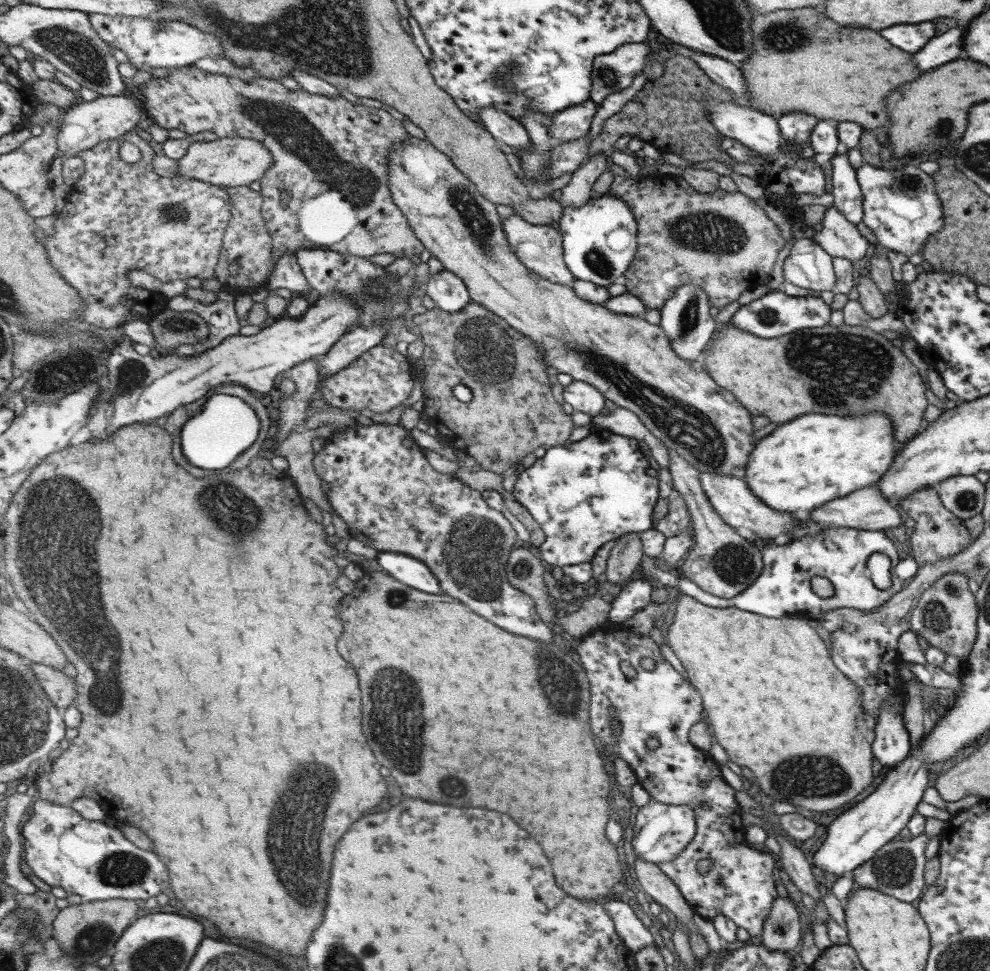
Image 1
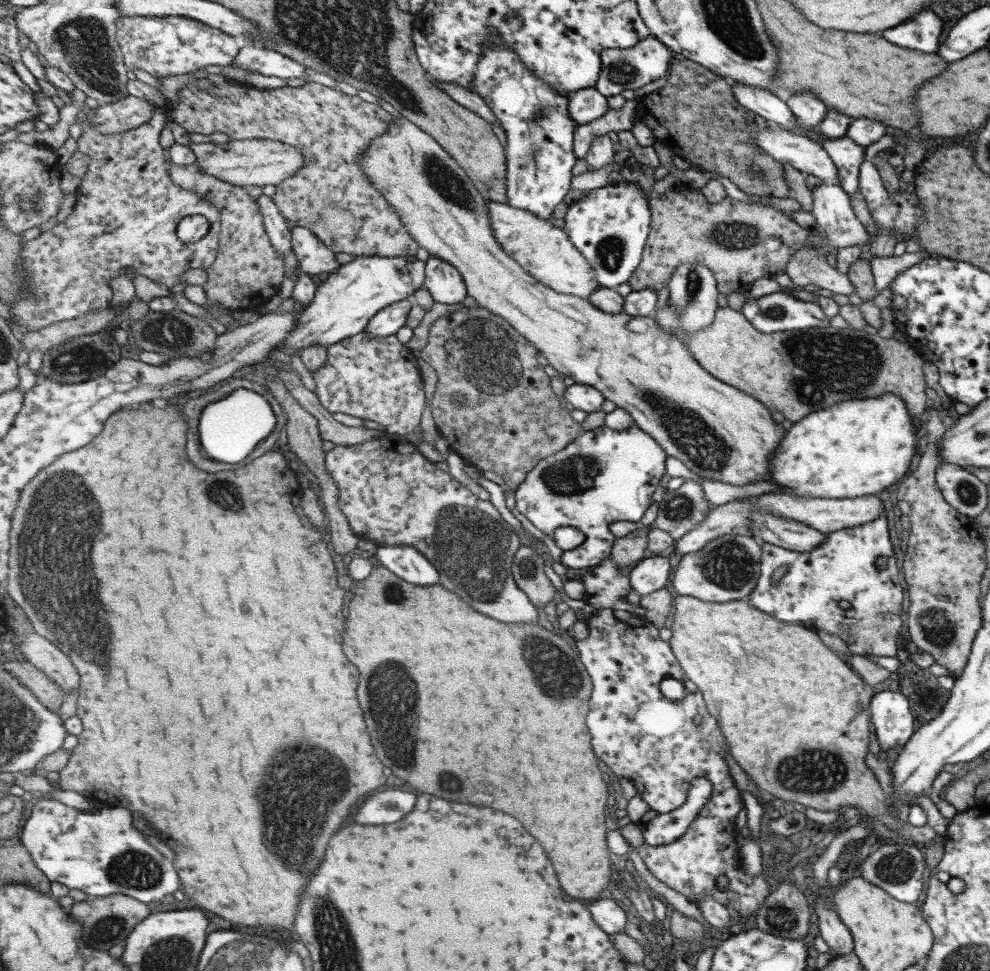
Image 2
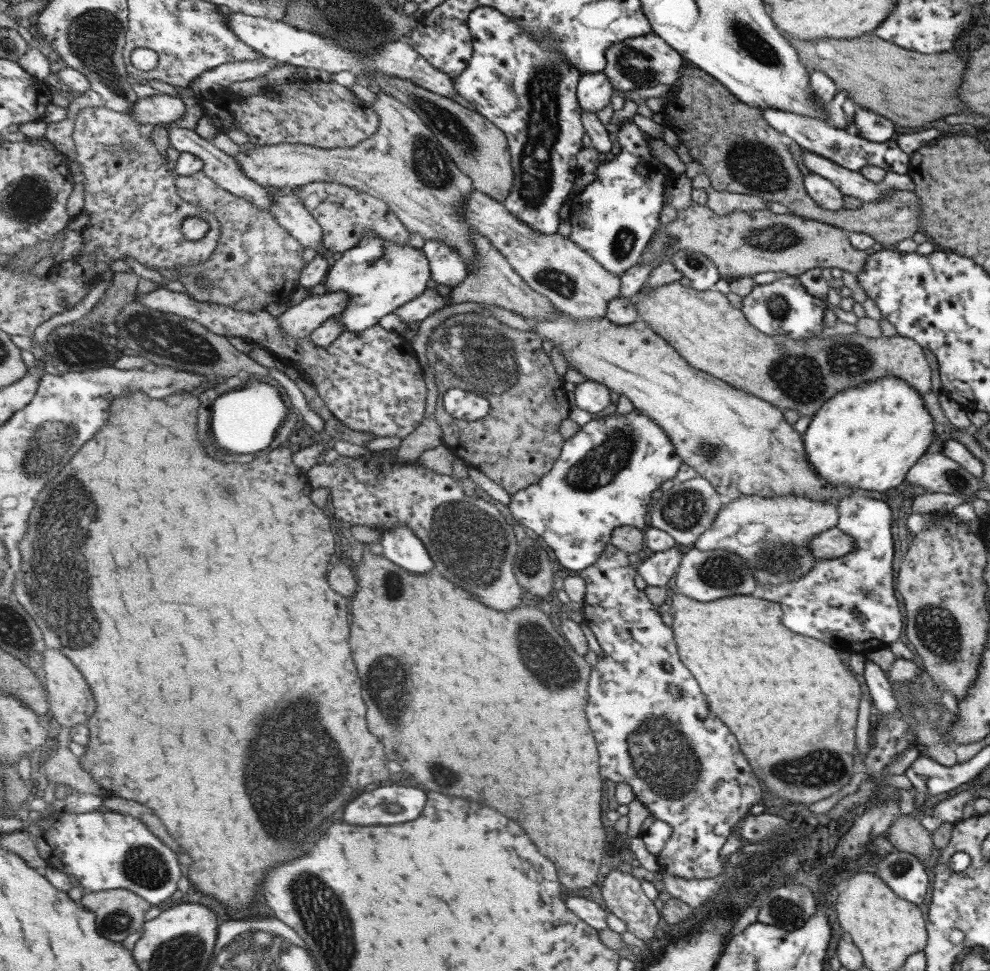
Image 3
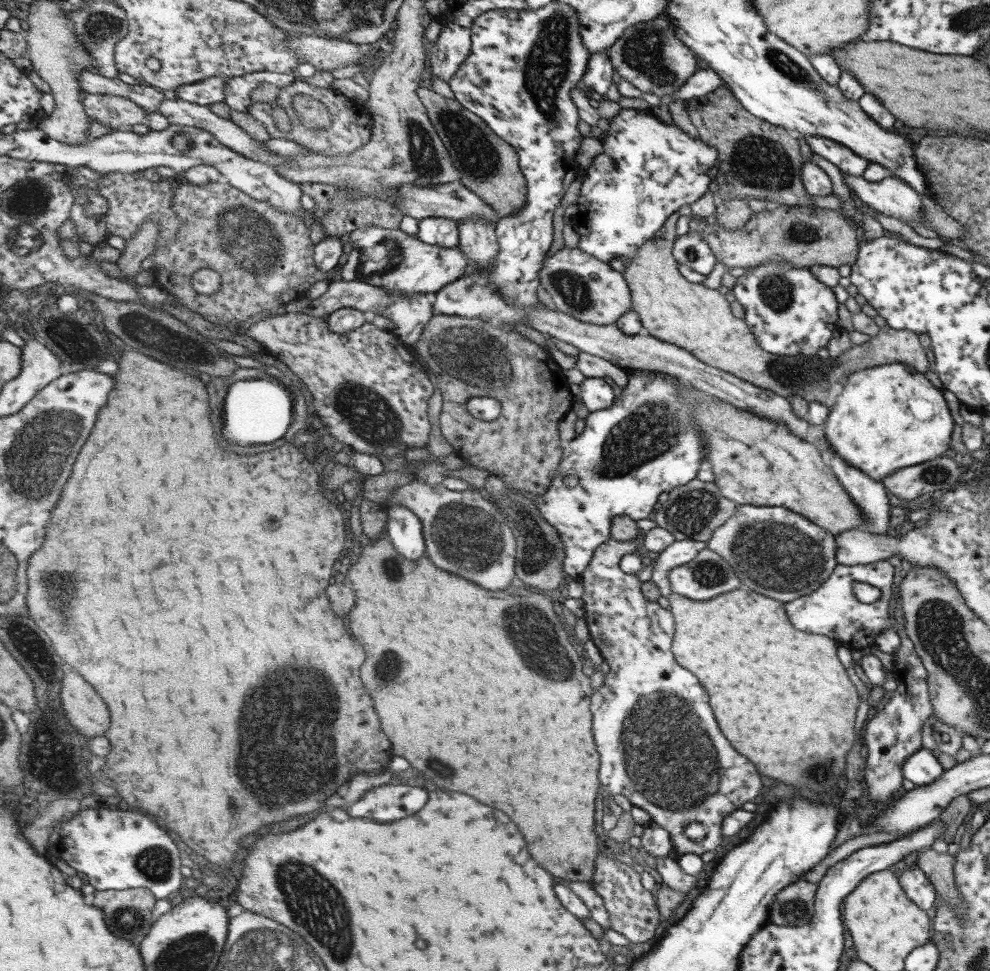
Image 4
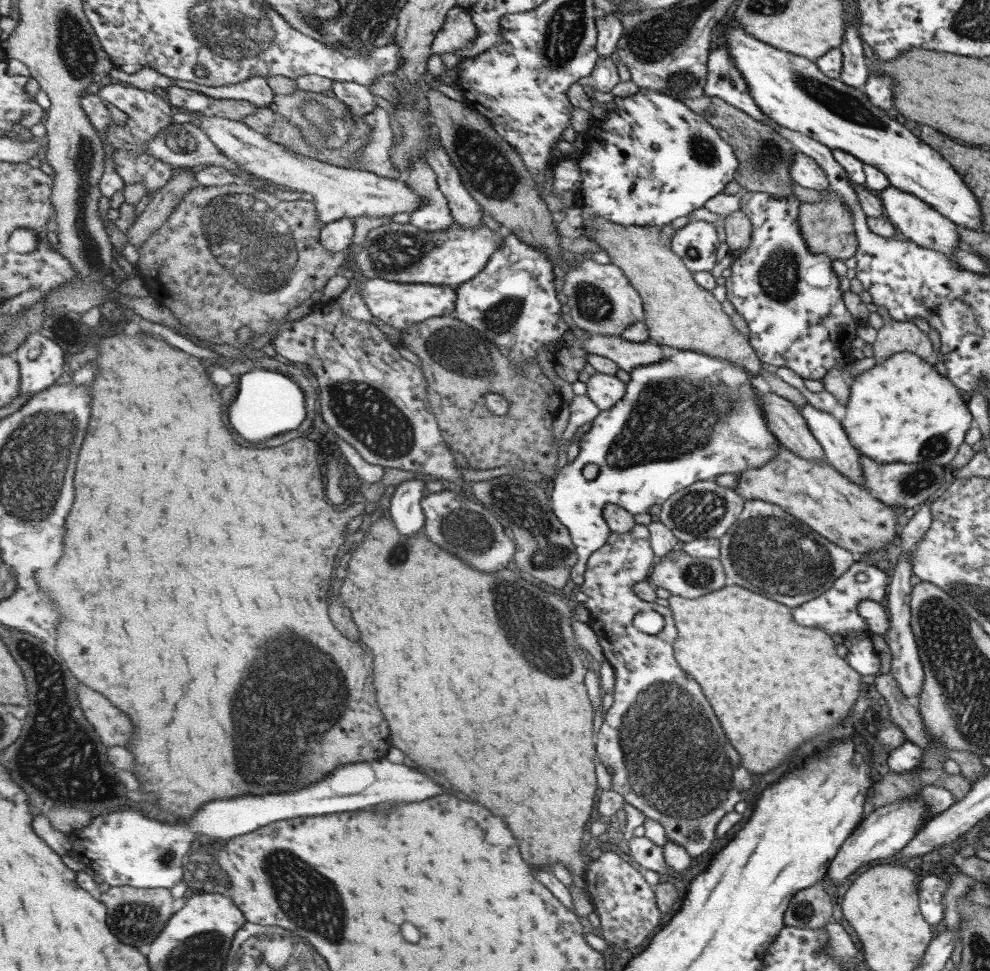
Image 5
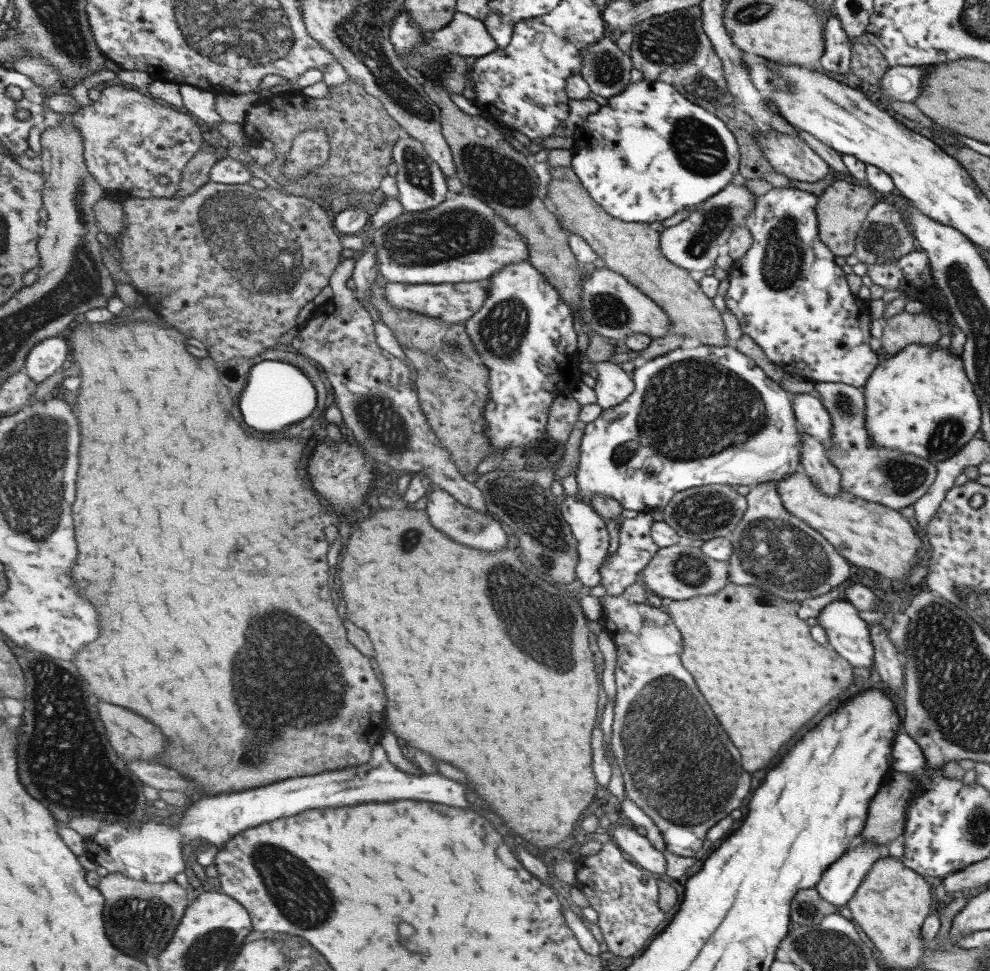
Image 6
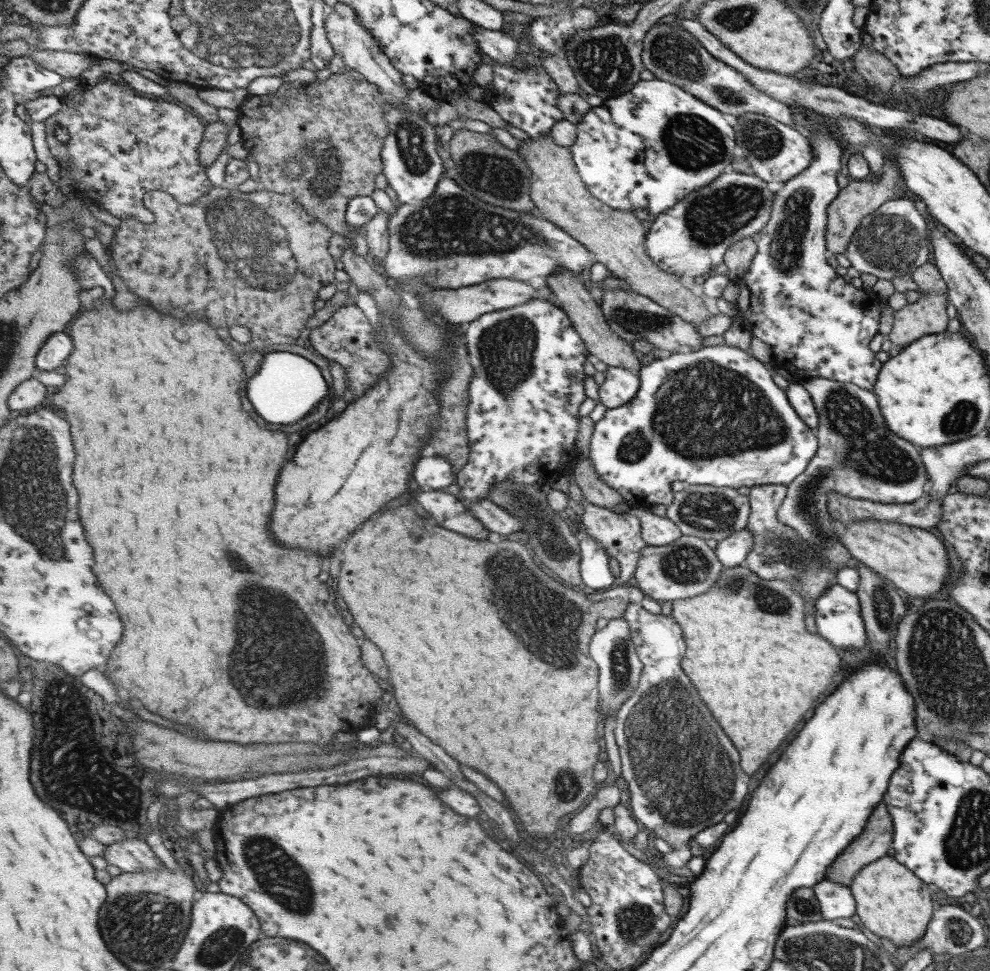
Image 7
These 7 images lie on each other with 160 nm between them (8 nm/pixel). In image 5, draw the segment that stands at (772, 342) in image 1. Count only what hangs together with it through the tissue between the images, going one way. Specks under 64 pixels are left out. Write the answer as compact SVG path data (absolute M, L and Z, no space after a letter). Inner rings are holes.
M597 217L592 222L592 228L586 230L589 239L602 248L611 263L620 267L643 300L643 323L648 328L650 341L679 351L690 350L722 358L743 367L752 378L758 375L763 364L747 338L733 327L729 315L723 313L721 303L693 280L692 272L685 268L679 255L671 249L670 240L675 232L671 225L623 226ZM891 319L876 330L876 335L872 343L872 356L879 359L878 362L903 351L916 354L922 359L926 359L933 352L927 333L923 333L911 321Z

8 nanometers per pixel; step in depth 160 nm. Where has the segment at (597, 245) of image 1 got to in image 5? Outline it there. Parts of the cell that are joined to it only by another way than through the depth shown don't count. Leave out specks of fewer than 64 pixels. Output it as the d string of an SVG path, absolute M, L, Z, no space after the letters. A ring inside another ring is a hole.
M641 88L635 94L631 94L631 96L625 96L625 98L619 98L617 96L613 101L616 106L615 109L608 112L603 120L594 119L592 128L585 133L586 143L588 145L583 150L584 153L578 161L582 172L582 180L579 184L580 189L577 201L583 207L582 211L586 230L594 229L592 228L592 222L597 217L606 218L606 221L616 222L623 226L658 227L669 225L674 218L685 216L693 210L703 207L709 198L720 194L721 190L725 188L725 184L732 180L733 173L738 165L737 159L733 154L733 149L727 142L724 142L720 138L720 135L713 130L713 126L710 126L709 122L705 122L701 115L691 112L679 99L673 99L671 96L661 94L657 90L645 90L645 88Z

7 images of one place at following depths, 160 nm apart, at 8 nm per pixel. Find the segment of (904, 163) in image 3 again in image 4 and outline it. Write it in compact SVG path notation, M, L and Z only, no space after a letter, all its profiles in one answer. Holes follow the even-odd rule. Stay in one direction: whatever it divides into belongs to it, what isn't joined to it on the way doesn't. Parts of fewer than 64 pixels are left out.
M803 137L811 152L821 155L844 174L862 176L871 162L857 156L852 150L833 140L822 137Z

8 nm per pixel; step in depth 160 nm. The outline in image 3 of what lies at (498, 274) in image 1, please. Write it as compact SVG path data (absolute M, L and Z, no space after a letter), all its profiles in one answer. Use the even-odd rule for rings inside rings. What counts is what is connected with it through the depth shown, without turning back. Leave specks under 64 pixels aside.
M378 90L376 91L376 94L378 97L374 102L374 106L381 117L380 129L377 133L374 134L372 138L369 138L367 141L363 141L360 145L354 147L341 147L336 149L322 149L311 145L287 143L265 146L255 145L255 148L247 151L241 151L234 157L241 165L242 170L247 173L247 176L249 176L251 180L258 182L264 187L285 188L285 186L289 186L291 188L295 188L295 186L305 186L311 182L341 182L344 183L345 186L356 188L357 191L361 191L361 193L366 193L373 197L379 198L380 200L383 200L385 203L387 203L392 211L405 223L405 226L408 227L410 233L423 235L427 241L429 239L439 239L445 241L447 244L449 244L449 246L457 249L462 254L462 257L466 260L468 270L470 271L472 269L472 266L476 264L476 258L478 257L476 246L474 246L474 242L472 242L472 234L477 232L466 221L466 218L464 218L463 214L465 204L469 202L469 197L471 197L472 194L476 191L475 187L473 186L472 178L468 174L465 174L464 171L462 171L460 167L457 166L457 163L451 158L449 151L443 146L443 143L439 139L437 139L437 136L433 133L433 130L429 129L427 121L424 120L420 114L417 114L416 110L413 110L412 107L408 107L407 105L399 102L399 100L395 98L395 96L391 96L391 94L387 94L387 92ZM558 312L548 320L523 318L536 327L535 333L545 338L547 344L559 346L569 368L580 370L589 380L603 383L618 395L626 396L635 411L647 415L668 435L680 455L682 463L693 468L697 476L704 478L720 496L722 504L741 496L770 495L802 496L809 500L829 501L833 486L816 473L806 461L802 435L788 424L781 409L746 391L693 368L681 358L671 344L665 343L643 319L617 326L607 317L579 320Z

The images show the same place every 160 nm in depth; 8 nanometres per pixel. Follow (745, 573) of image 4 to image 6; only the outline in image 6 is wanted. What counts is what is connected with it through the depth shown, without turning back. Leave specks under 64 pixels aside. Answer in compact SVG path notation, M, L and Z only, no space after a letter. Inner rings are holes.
M773 482L751 486L746 498L746 509L740 521L729 534L731 555L727 561L727 583L733 585L755 586L762 591L770 592L787 602L801 602L805 598L816 597L829 592L833 587L847 581L853 567L845 561L827 540L819 539L819 534L808 527L802 520L789 514L782 505L776 486Z

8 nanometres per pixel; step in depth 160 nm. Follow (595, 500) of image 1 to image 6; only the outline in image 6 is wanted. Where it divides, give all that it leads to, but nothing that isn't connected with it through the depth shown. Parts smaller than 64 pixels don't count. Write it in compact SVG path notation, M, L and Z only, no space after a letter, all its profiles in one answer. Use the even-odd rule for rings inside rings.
M701 345L691 349L679 347L670 350L665 355L657 355L648 361L638 362L633 367L630 376L634 382L632 393L621 404L610 409L604 409L597 420L587 423L581 441L579 469L576 473L580 492L576 496L566 495L561 505L563 516L571 525L573 534L578 540L578 551L580 552L579 565L576 567L578 579L583 586L590 588L595 588L595 586L600 587L601 583L603 583L603 576L601 576L600 570L604 567L605 559L609 555L607 526L600 519L596 509L587 503L592 501L594 494L595 496L610 496L617 499L617 502L620 502L620 505L625 509L636 510L638 513L641 513L645 512L645 508L655 509L656 507L665 506L676 492L681 492L686 488L705 486L707 484L721 484L732 488L738 486L751 487L756 484L773 482L773 480L779 480L780 478L794 474L797 464L800 463L801 430L794 419L792 408L789 407L787 394L785 394L785 391L777 383L771 381L753 363L752 359L737 351L737 349L730 348L727 345L723 347ZM649 456L657 458L659 462L657 464L655 462L653 464L643 464L643 460L649 458Z

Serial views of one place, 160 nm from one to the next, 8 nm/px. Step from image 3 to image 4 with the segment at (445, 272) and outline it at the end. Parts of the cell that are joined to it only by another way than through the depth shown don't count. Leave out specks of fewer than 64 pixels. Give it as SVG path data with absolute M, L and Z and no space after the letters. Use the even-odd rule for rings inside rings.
M429 217L420 220L418 237L423 243L453 247L460 245L460 225L445 217Z

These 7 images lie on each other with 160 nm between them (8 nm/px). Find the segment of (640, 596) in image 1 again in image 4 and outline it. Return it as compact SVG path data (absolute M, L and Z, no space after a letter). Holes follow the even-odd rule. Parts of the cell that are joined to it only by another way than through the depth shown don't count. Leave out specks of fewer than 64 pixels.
M674 541L658 554L651 571L651 582L660 590L660 595L666 597L670 592L667 586L667 574L671 568L681 566L691 561L699 551L705 549L705 543L698 541Z

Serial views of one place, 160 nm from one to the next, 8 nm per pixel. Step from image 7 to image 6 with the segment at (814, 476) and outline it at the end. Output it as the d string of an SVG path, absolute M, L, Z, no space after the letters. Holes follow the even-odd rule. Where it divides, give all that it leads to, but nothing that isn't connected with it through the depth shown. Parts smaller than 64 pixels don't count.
M824 382L814 383L814 391L821 397L821 404L829 414L831 421L830 447L826 450L826 454L830 465L837 470L837 483L842 490L861 500L875 502L897 511L912 505L920 496L925 494L925 491L934 481L936 475L935 465L915 455L903 454L899 451L874 445L865 428L864 408L866 406L860 388L855 389L842 382Z

